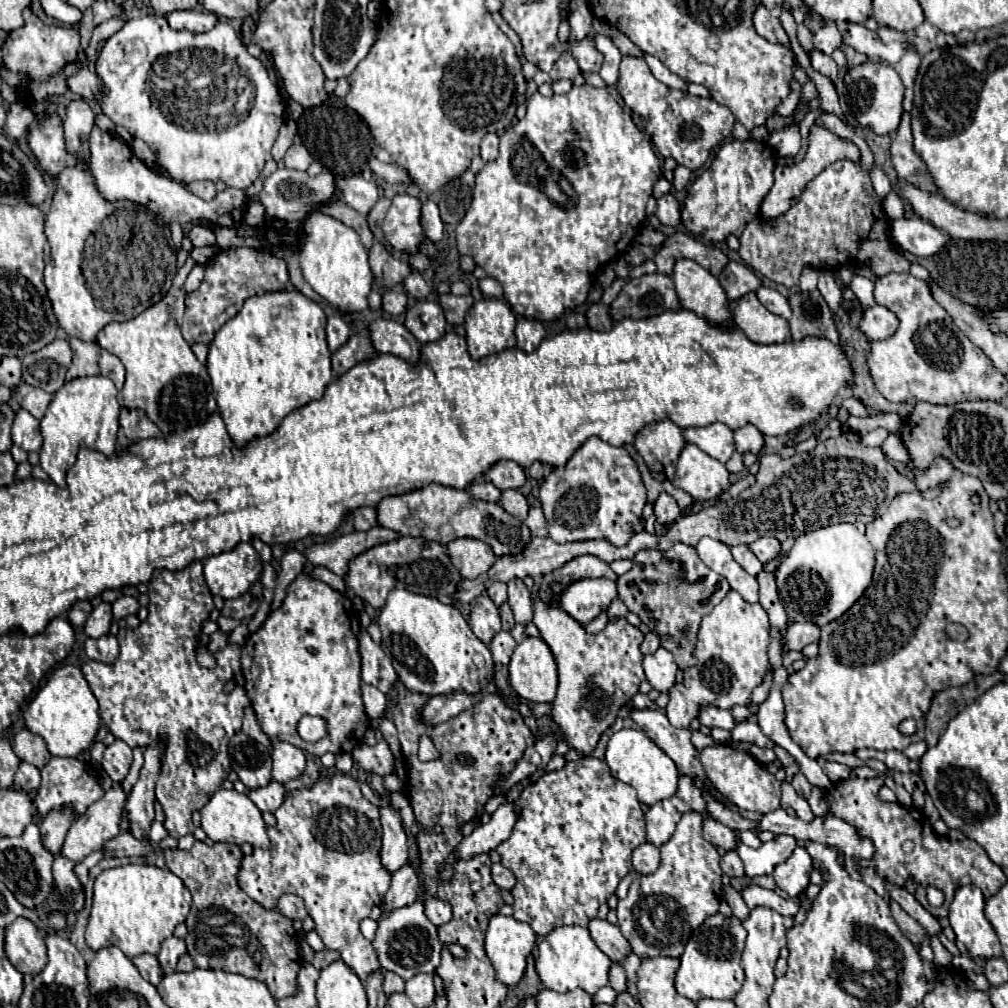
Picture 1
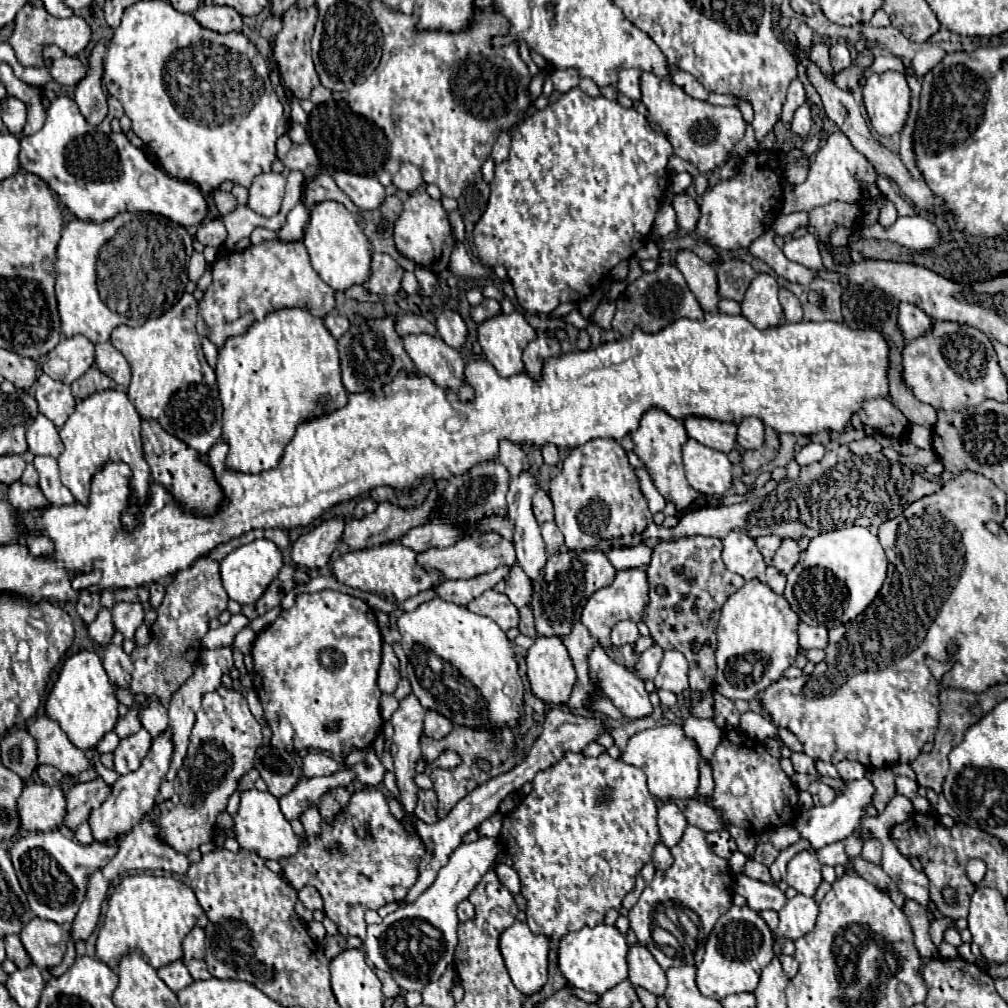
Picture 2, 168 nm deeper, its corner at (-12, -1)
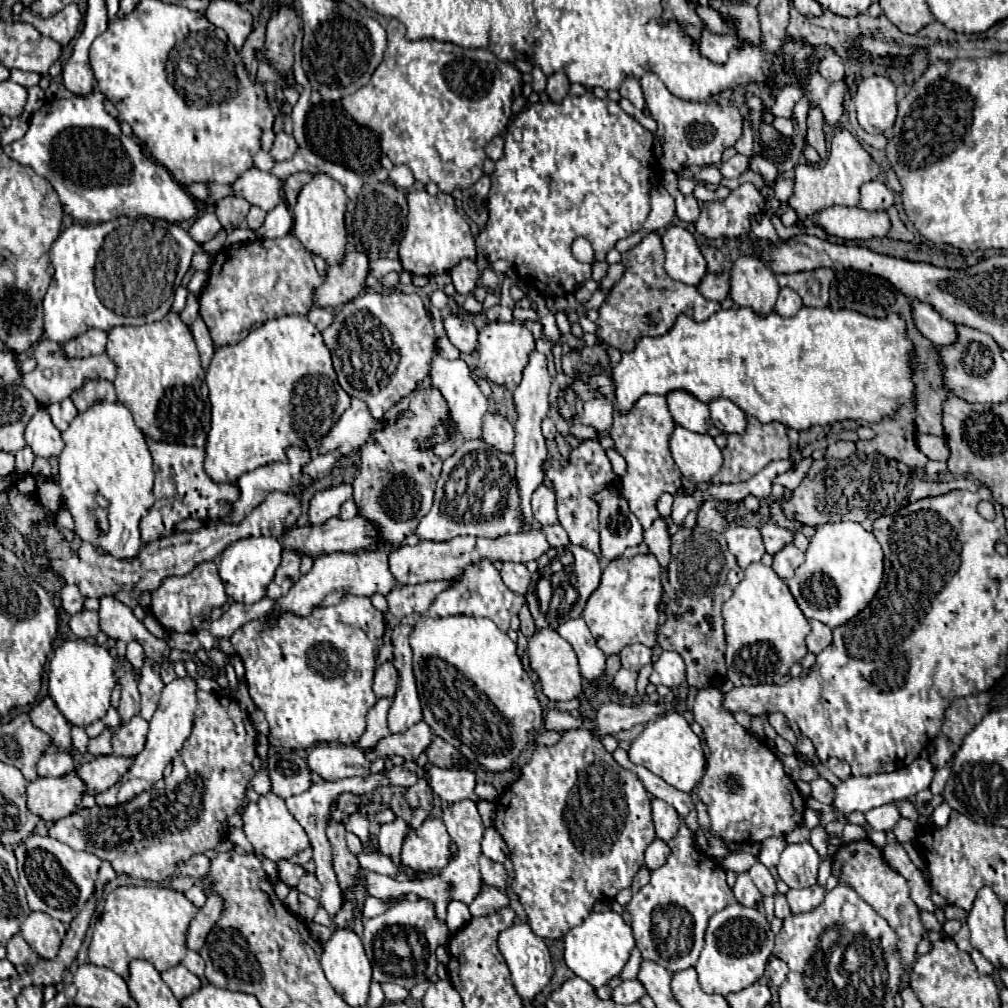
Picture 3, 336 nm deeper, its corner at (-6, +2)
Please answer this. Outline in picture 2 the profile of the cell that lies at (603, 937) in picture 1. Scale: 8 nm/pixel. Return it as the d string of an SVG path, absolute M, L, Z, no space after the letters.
M641 944L629 946L627 966L629 966L629 982L633 986L641 986L653 992L655 996L663 996L667 988L665 970L659 968L659 964L655 964L653 954L645 946Z

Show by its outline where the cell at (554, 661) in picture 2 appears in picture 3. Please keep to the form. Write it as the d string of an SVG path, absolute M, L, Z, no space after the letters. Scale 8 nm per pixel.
M545 627L541 631L537 631L531 639L529 639L529 659L531 659L531 667L533 671L539 675L541 681L541 689L543 693L551 699L551 701L569 701L575 697L581 697L583 693L583 677L579 673L579 661L577 655L573 651L573 647L553 629Z

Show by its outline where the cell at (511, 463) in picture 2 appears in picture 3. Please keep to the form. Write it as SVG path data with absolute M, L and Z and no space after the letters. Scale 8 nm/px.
M489 411L483 417L483 441L493 445L495 449L501 449L503 453L513 451L513 425L509 419L501 413Z

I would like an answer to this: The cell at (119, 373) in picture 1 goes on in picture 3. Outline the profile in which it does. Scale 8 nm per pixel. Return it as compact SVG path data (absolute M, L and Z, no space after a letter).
M41 339L33 347L33 359L37 361L37 367L31 373L21 375L21 385L27 387L35 395L35 399L39 401L41 407L47 407L51 403L63 401L65 397L71 397L75 391L79 391L83 387L83 383L87 379L107 379L107 381L115 379L115 365L107 357L107 353L95 355L95 357L85 357L85 359L69 359L69 357L65 357L63 347L59 343Z

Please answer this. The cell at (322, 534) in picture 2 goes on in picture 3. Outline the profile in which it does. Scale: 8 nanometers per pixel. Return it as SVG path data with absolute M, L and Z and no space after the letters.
M341 483L341 485L329 487L329 489L317 491L311 499L311 505L309 505L311 525L321 525L327 519L335 517L339 513L339 507L347 499L351 499L351 493L353 493L353 487L349 483Z

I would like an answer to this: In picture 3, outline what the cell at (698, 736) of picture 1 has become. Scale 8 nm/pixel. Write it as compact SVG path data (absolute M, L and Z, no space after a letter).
M653 799L651 807L653 807L653 823L655 823L657 837L663 839L663 841L671 841L677 835L677 829L679 829L677 811L671 805L667 805L665 801L659 801L659 799Z

